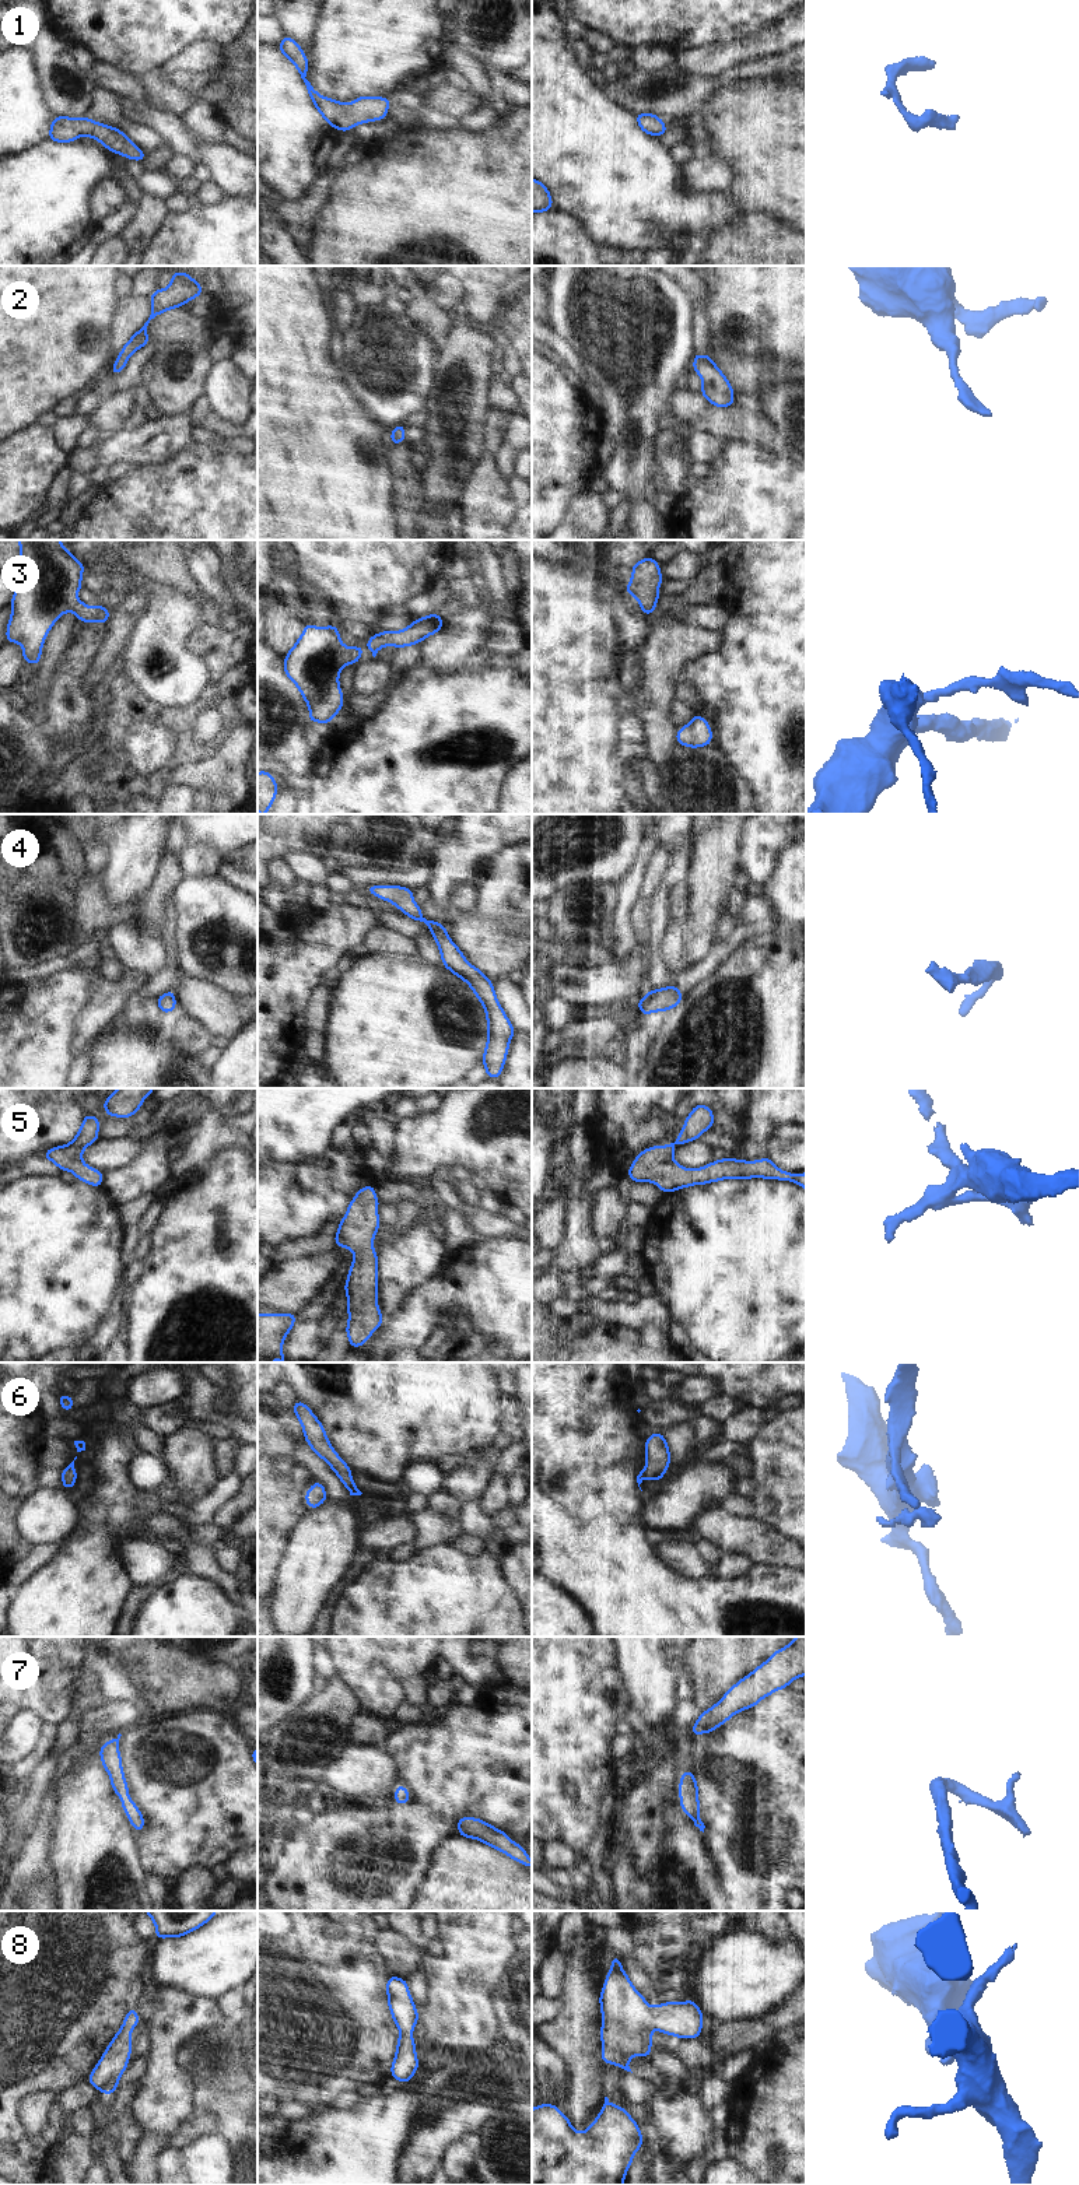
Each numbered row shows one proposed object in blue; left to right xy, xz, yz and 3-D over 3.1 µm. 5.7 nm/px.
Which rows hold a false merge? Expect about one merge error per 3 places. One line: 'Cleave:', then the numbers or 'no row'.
Cleave: no row

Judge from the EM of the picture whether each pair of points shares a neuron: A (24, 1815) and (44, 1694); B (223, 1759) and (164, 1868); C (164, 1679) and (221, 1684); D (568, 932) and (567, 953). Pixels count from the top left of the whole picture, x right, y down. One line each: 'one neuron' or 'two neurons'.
A: two neurons
B: one neuron
C: one neuron
D: two neurons

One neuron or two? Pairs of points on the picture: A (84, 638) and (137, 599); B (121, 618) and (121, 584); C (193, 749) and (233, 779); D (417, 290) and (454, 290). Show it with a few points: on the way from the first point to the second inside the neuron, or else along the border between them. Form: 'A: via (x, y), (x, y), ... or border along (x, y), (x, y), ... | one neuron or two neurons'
A: border along (102, 637), (97, 651) | two neurons
B: border along (133, 588), (111, 610) | two neurons
C: border along (199, 760), (179, 763), (170, 775) | two neurons
D: via (426, 291), (445, 290) | one neuron

